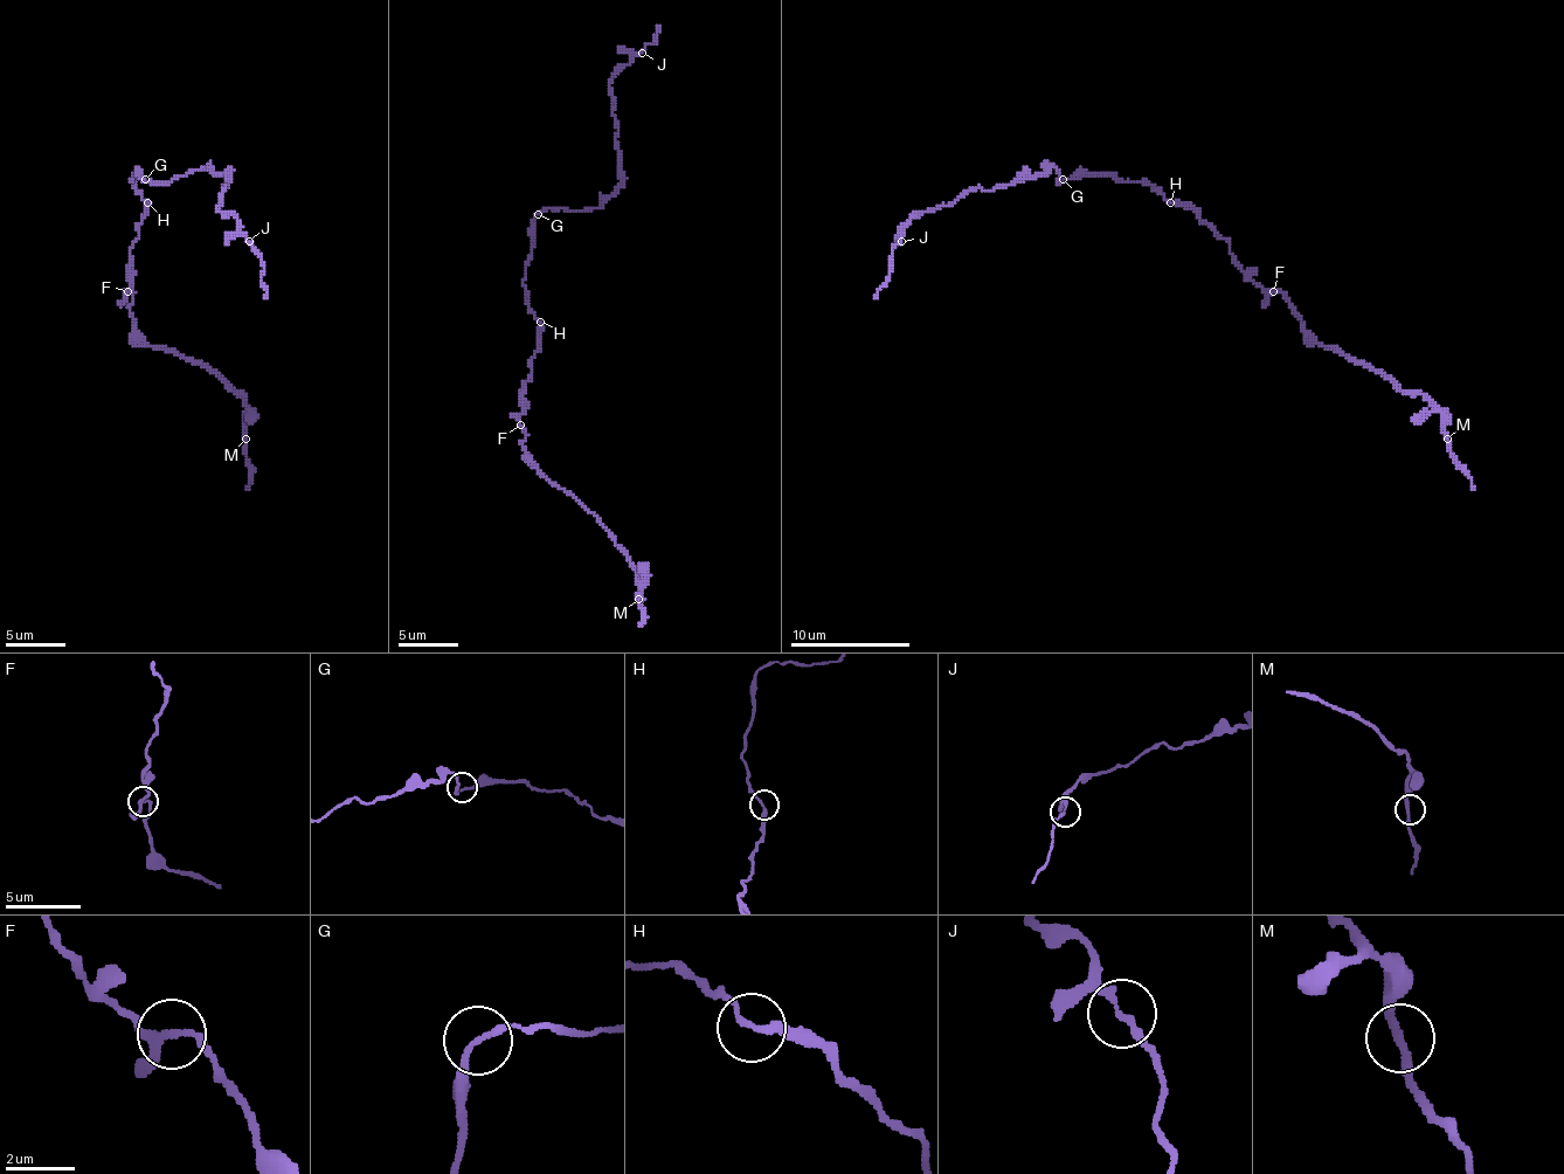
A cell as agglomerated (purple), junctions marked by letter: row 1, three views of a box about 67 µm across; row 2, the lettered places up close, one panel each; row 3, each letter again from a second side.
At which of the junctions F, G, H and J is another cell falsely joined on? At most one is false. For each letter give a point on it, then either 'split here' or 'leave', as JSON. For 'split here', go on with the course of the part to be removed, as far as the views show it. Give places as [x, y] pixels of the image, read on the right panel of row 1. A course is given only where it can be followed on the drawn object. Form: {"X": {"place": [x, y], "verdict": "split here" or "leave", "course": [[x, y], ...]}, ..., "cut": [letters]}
{"F": {"place": [1273, 291], "verdict": "leave"}, "G": {"place": [1063, 179], "verdict": "leave"}, "H": {"place": [1170, 202], "verdict": "leave"}, "J": {"place": [901, 241], "verdict": "leave"}, "cut": []}

